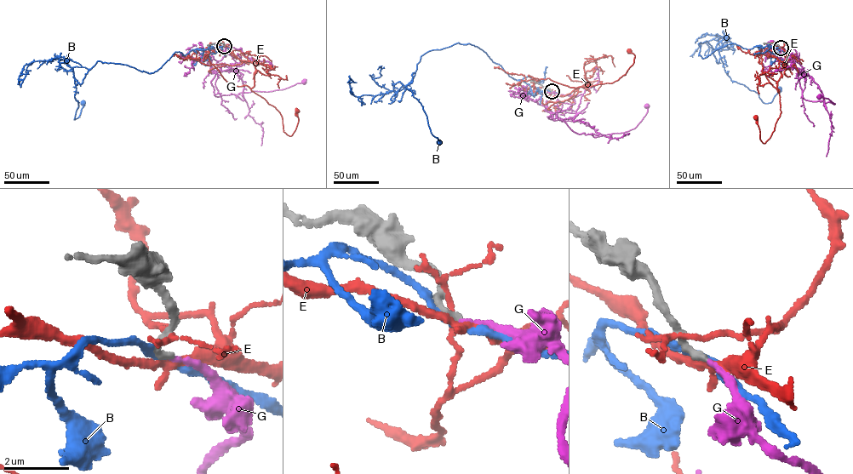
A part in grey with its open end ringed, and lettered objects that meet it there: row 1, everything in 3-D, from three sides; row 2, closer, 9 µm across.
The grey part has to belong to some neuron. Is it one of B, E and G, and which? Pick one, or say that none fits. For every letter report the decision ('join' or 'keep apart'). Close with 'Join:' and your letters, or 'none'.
B: keep apart
E: keep apart
G: join
Join: G

